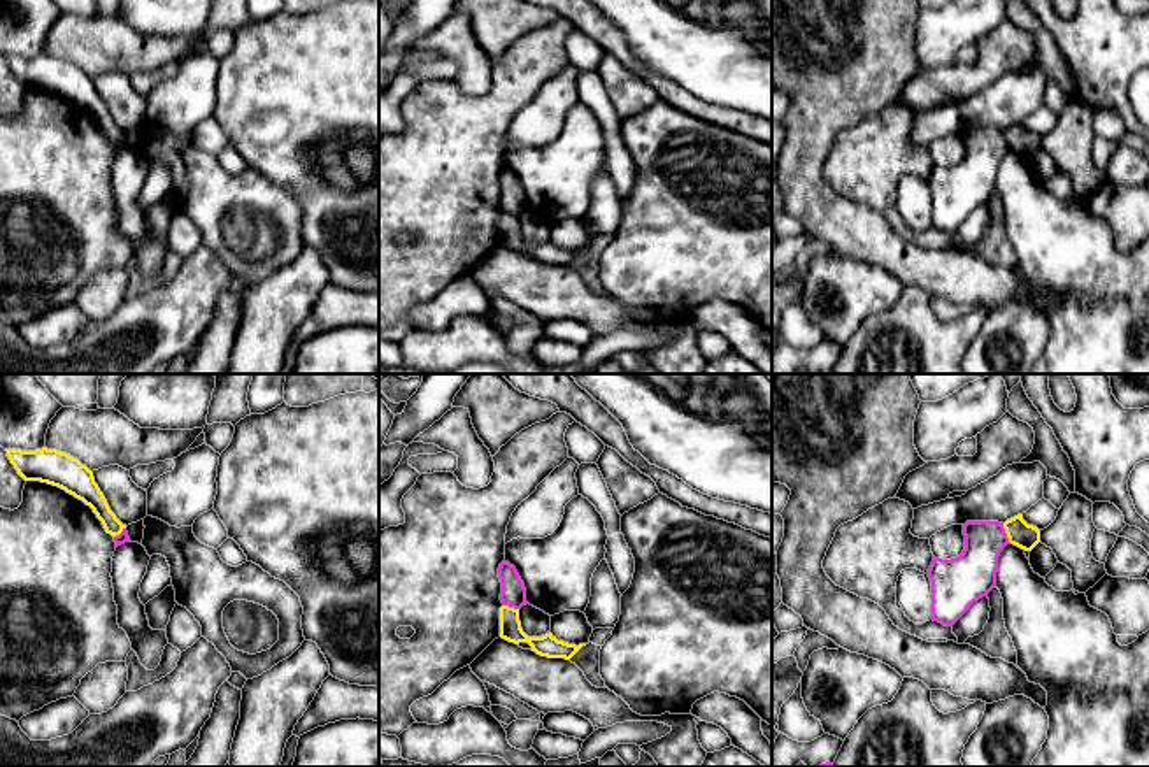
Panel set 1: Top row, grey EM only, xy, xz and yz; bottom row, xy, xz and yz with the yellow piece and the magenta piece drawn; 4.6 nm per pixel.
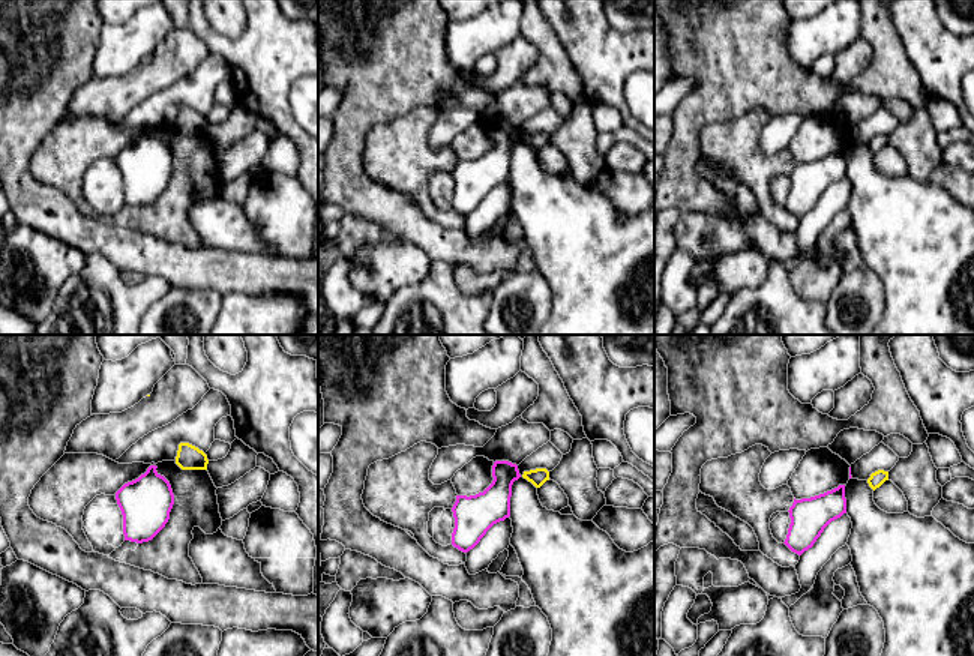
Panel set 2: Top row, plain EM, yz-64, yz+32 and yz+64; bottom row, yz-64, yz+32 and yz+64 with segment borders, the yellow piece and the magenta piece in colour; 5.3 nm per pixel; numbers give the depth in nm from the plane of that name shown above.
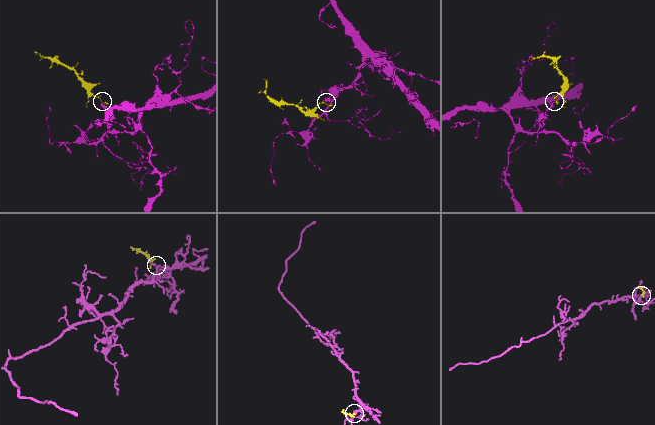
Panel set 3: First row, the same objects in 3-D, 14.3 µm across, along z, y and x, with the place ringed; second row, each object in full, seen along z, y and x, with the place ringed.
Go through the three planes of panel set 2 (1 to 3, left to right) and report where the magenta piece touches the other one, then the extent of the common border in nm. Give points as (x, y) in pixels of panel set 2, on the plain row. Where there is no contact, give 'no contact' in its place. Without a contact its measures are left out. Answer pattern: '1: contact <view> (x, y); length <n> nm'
1: no contact
2: no contact
3: no contact

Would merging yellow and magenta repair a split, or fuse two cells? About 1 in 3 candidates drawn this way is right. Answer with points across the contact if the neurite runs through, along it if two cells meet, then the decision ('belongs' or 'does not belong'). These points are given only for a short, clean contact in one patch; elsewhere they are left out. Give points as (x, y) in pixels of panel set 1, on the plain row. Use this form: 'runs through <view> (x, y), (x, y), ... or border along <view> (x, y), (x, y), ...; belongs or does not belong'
border along yz (1002, 130), (1009, 148); does not belong

